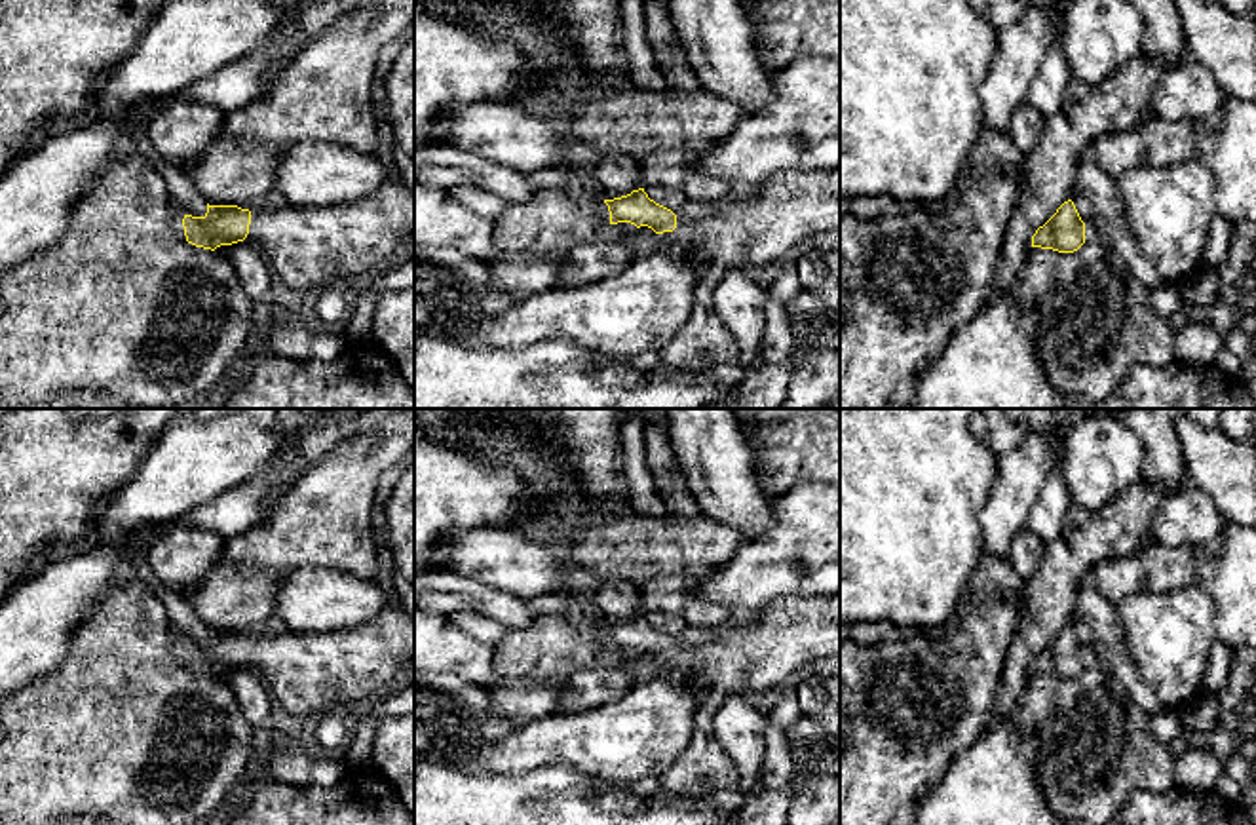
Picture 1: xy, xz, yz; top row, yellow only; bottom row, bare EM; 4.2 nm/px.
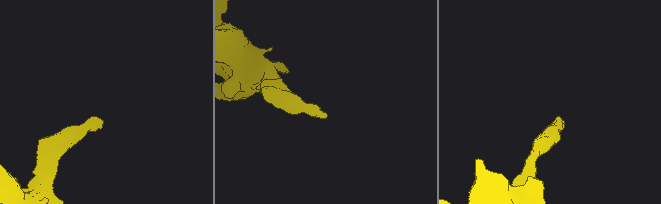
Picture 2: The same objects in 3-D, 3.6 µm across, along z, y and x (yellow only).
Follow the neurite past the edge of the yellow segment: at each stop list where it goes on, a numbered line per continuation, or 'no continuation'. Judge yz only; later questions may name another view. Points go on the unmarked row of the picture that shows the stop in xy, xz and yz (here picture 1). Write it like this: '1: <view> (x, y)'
no continuation

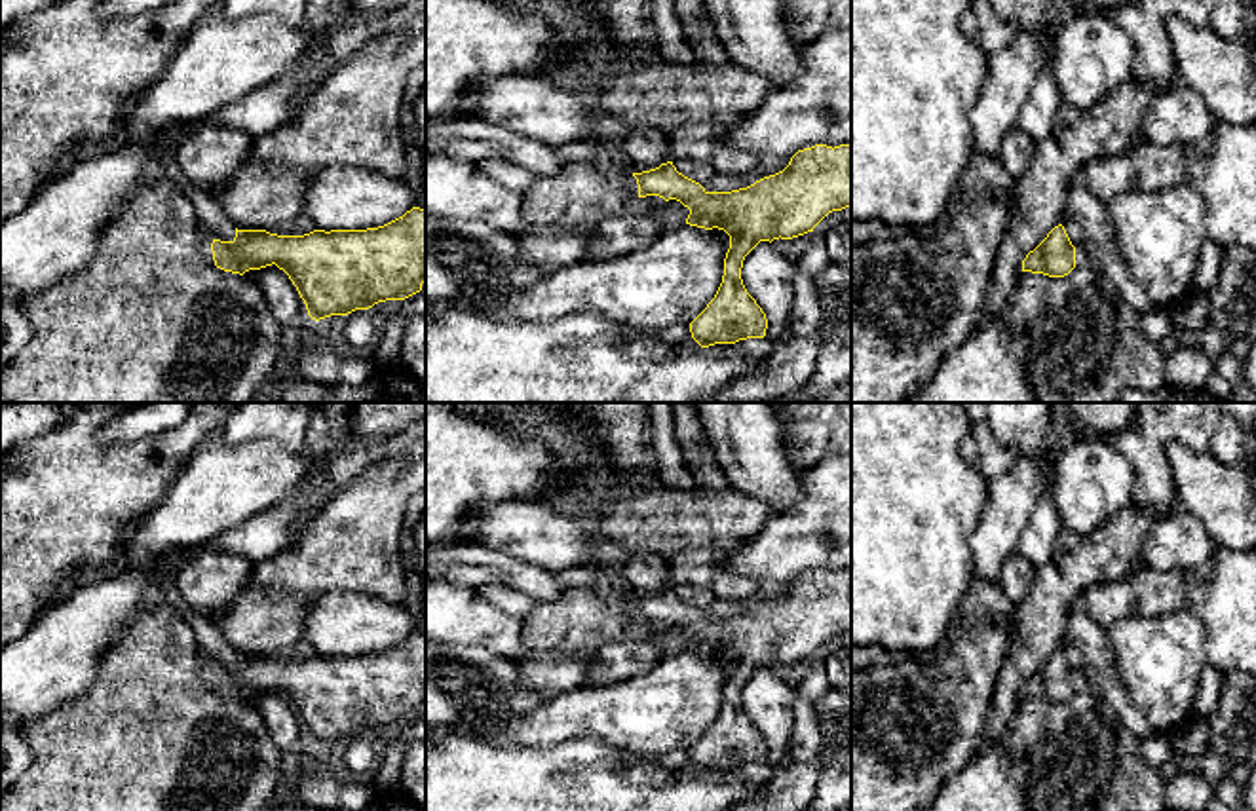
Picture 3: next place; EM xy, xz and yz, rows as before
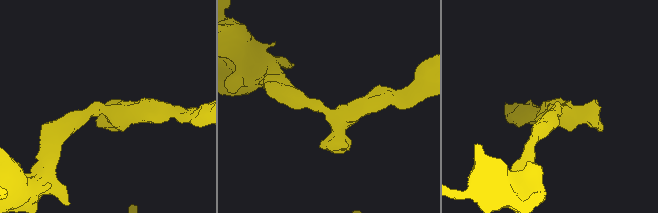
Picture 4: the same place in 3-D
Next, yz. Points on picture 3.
no continuation

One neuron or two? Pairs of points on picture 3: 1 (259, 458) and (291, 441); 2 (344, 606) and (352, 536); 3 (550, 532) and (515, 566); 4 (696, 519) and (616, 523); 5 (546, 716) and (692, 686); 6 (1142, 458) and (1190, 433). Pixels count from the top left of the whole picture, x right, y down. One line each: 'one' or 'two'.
1: two
2: two
3: two
4: one
5: one
6: one

